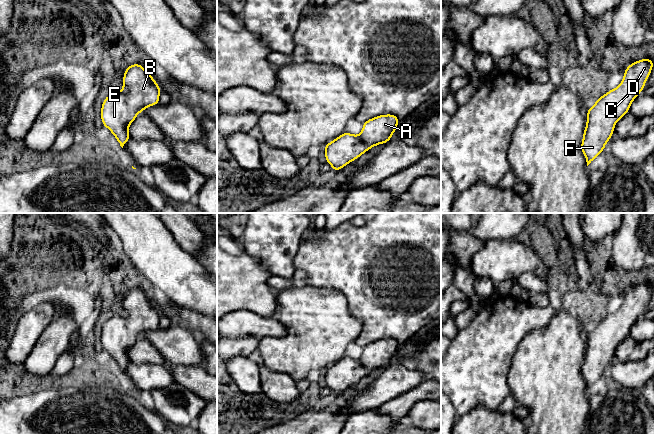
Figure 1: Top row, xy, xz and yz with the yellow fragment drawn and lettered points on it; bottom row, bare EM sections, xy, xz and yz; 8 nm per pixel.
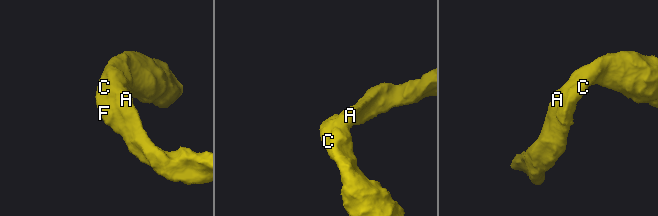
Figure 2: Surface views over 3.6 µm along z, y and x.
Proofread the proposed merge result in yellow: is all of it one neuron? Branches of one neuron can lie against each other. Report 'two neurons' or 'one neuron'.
one neuron

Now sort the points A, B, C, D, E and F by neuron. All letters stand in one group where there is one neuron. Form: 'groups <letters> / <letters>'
groups A B C D E F

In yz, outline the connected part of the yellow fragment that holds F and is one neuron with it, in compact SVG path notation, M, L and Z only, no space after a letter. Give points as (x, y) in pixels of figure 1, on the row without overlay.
M641 283L630 288L624 295L622 306L588 333L581 367L587 390L604 375L605 368L614 357L615 348L629 336L631 327L643 316L653 289L652 283Z

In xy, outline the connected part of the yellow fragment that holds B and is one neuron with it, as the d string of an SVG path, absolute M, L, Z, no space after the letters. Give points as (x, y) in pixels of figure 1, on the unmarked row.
M140 288L128 290L123 299L123 314L114 314L101 330L101 345L108 352L120 370L129 365L128 351L138 337L148 330L159 328L161 313L153 300Z

